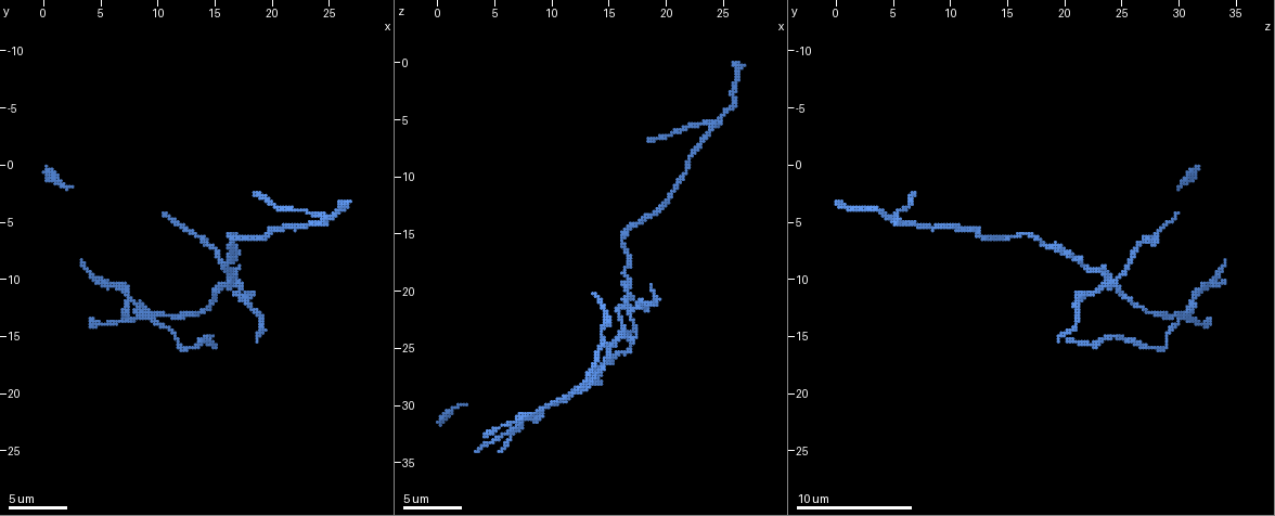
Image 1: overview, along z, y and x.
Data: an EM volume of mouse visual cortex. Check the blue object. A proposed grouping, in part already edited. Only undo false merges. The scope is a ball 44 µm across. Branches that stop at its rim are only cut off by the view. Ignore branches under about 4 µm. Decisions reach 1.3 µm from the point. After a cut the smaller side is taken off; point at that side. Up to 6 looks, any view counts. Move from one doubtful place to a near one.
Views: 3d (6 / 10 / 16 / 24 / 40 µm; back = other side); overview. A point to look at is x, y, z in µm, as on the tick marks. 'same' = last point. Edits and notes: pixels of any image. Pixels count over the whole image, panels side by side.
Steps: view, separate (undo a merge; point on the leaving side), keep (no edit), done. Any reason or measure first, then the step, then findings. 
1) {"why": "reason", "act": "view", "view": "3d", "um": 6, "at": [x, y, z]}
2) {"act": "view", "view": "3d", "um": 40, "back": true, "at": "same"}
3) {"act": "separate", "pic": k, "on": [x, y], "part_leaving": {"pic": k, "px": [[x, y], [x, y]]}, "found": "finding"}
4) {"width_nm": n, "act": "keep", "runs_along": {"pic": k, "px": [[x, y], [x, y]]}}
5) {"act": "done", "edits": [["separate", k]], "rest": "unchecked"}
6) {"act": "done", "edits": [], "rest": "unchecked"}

{"why": "four or more arms meet", "act": "view", "view": "3d", "um": 10, "at": [16.6, 9.8, 24.0]}

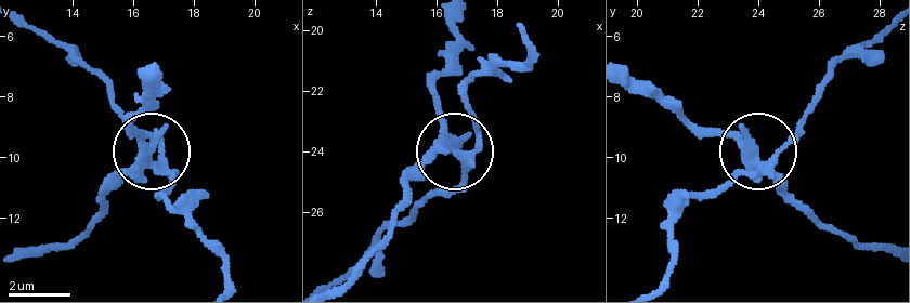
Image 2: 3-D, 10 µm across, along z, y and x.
{"act": "view", "view": "3d", "um": 6, "at": [16.6, 9.9, 23.9]}

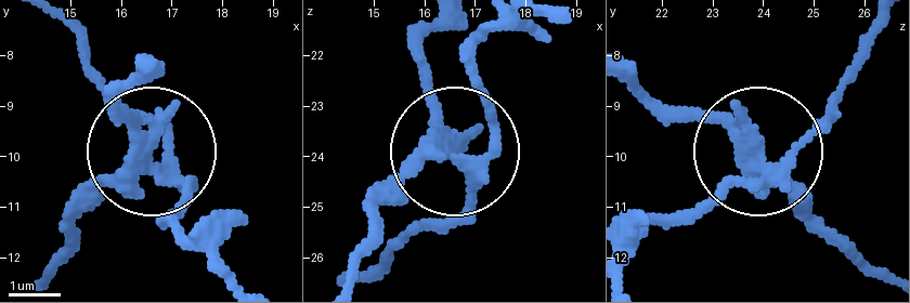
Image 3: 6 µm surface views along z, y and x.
{"arms": 5, "act": "separate", "pic": 3, "on": [453, 214], "part_leaving": {"pic": 3, "px": [[757, 148], [792, 148], [827, 115], [879, 24]]}, "found": "a second neuron is stuck on"}

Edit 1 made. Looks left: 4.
{"act": "view", "view": "3d", "um": 16, "at": [9.4, 13.6, 30.2]}

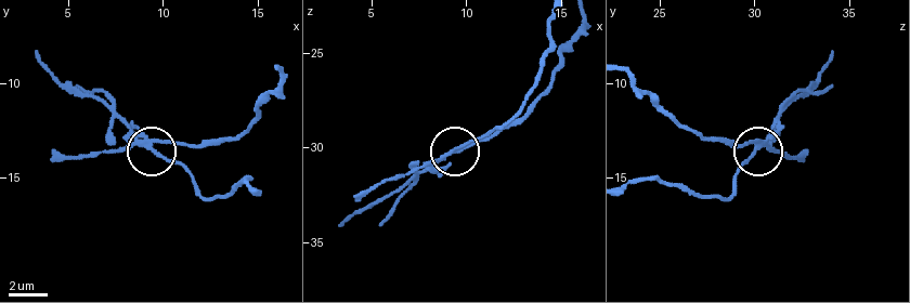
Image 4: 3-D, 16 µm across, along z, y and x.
{"act": "separate", "pic": 4, "on": [137, 124], "part_leaving": {"pic": 4, "px": [[141, 142], [104, 104], [65, 84], [39, 56]]}, "found": "a second neuron is stuck on"}

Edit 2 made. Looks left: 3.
{"why": "looks like a crossing", "act": "view", "view": "3d", "um": 6, "at": [24.2, 4.6, 5.4]}

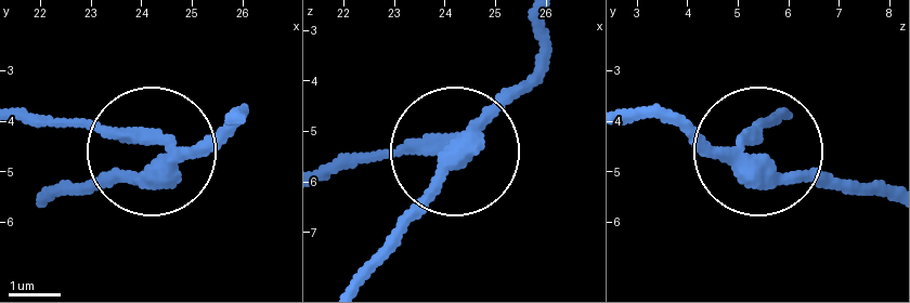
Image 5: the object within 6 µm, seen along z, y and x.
{"arms": 4, "act": "separate", "pic": 5, "on": [102, 129], "part_leaving": {"pic": 5, "px": [[166, 145], [28, 119]]}, "found": "a second neuron is stuck on"}

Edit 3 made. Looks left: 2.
{"act": "done", "edits": [["separate", 3], ["separate", 4], ["separate", 5]], "rest": "unchecked"}

